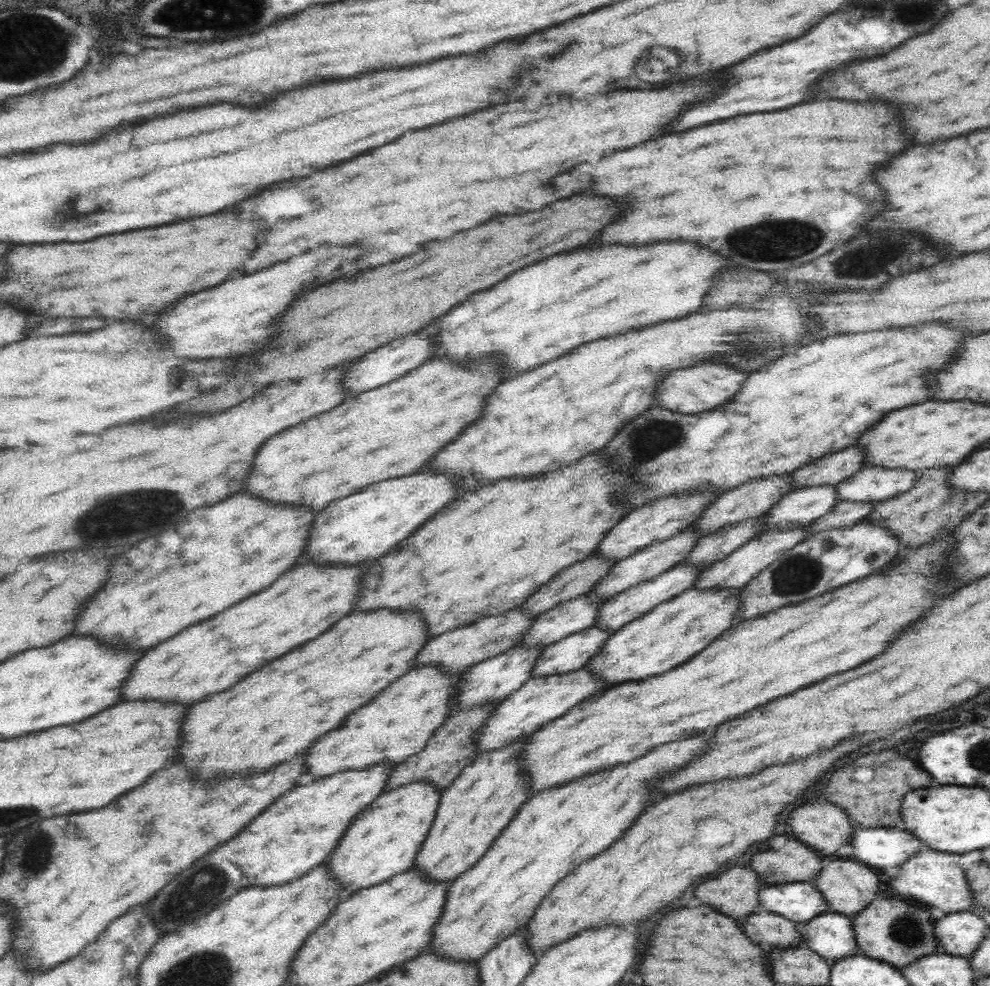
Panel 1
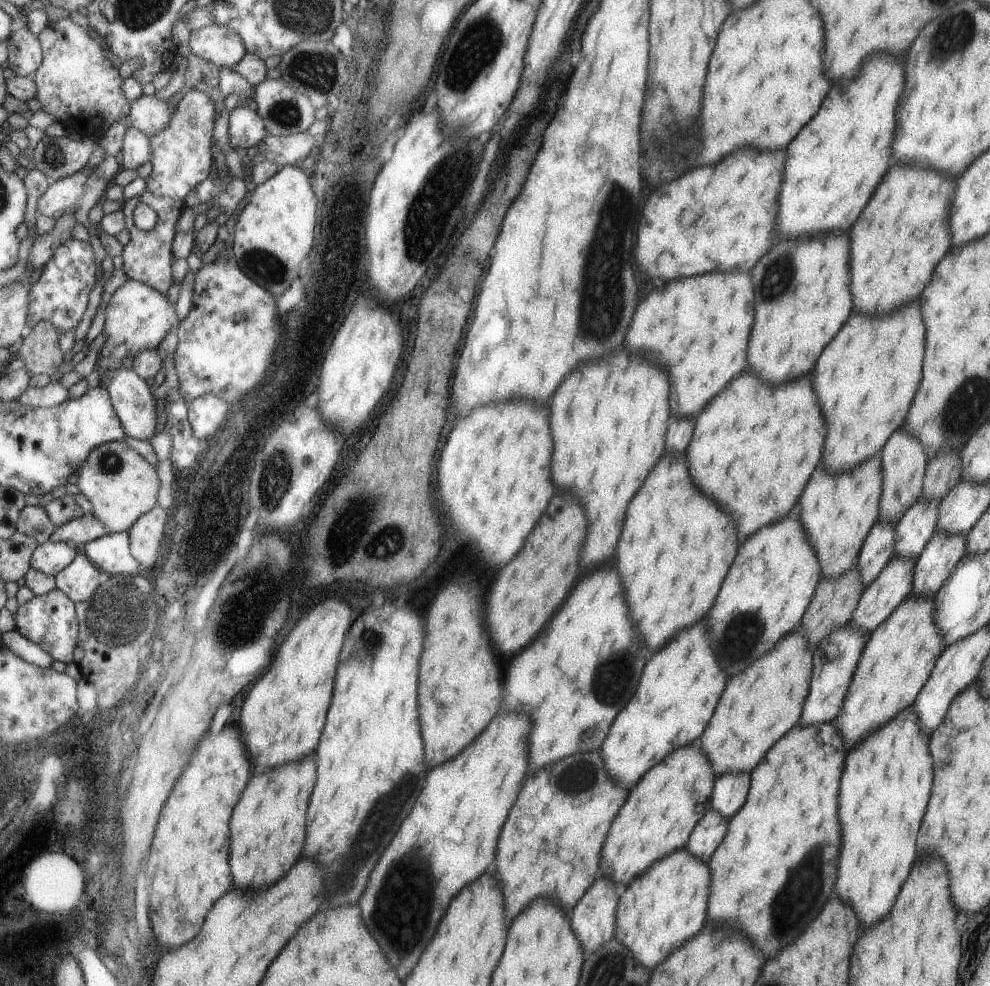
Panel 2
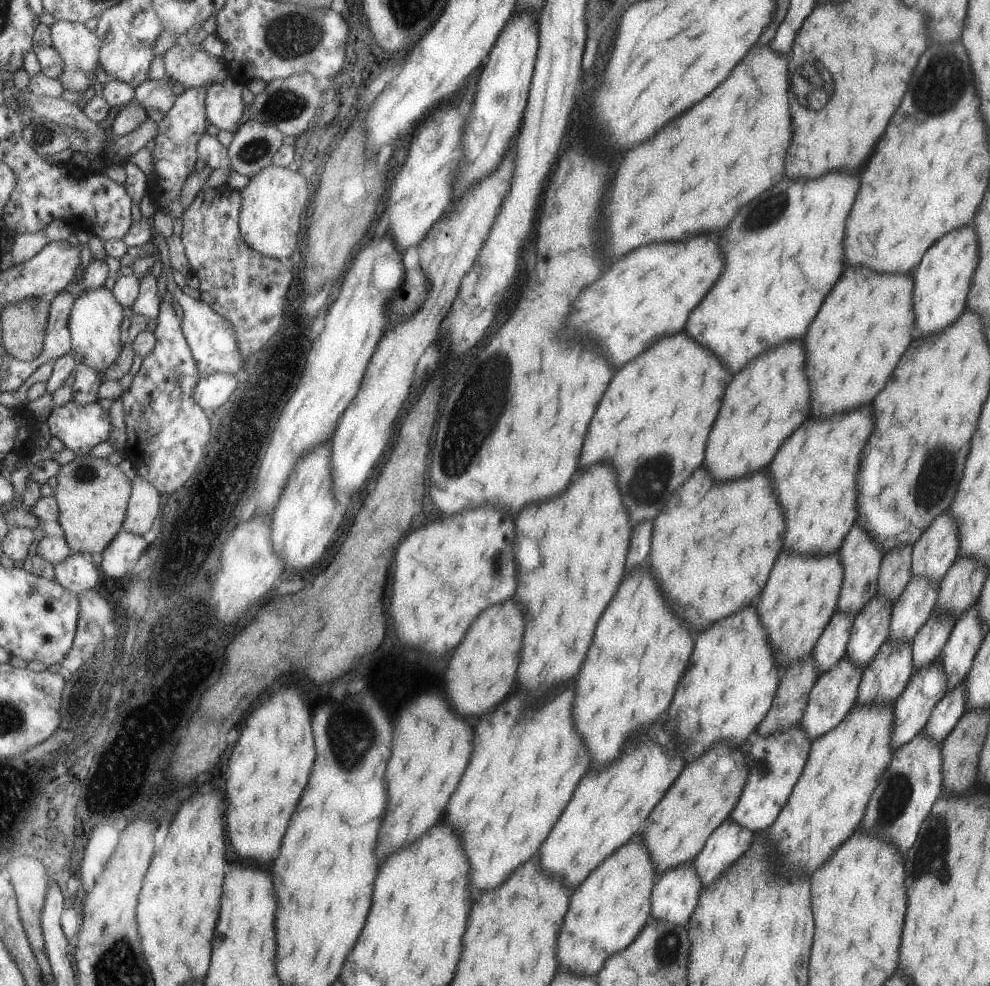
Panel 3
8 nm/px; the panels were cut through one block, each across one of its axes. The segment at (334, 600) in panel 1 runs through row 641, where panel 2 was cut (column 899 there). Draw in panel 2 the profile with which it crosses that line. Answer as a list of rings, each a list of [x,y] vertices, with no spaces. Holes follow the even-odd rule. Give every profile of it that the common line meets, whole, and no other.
[[[915,166],[891,168],[887,176],[883,176],[883,184],[875,190],[875,196],[867,202],[867,208],[863,208],[863,216],[855,220],[851,228],[851,296],[855,296],[855,312],[881,316],[911,304],[925,288],[935,264],[949,250],[947,222],[951,182],[945,172],[941,174]]]

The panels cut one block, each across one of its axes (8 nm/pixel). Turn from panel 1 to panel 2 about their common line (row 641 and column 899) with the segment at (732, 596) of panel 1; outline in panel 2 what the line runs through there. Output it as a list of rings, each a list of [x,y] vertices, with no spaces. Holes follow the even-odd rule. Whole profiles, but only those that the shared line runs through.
[[[907,596],[901,604],[870,634],[866,648],[859,659],[854,678],[851,679],[843,712],[833,720],[847,740],[847,750],[879,730],[883,724],[897,716],[911,704],[930,678],[937,658],[946,648],[943,634],[934,622],[936,602],[932,598]]]

